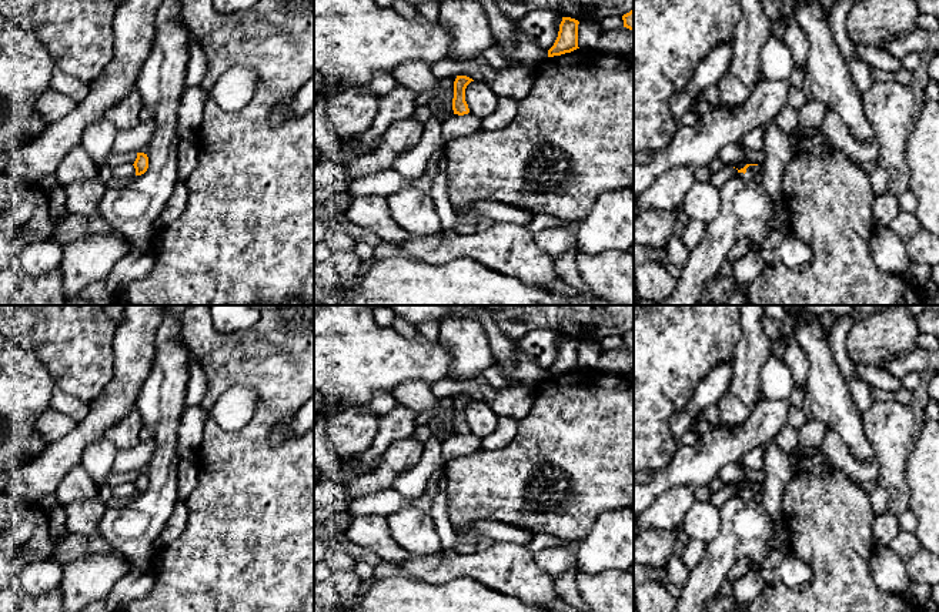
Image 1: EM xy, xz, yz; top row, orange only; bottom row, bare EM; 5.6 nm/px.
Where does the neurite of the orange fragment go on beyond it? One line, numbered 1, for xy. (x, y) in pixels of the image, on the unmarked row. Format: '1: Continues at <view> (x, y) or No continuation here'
1: No continuation here

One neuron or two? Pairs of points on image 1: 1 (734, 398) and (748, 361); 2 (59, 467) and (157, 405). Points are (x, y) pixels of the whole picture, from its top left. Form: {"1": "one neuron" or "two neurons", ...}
{"1": "one neuron", "2": "two neurons"}

